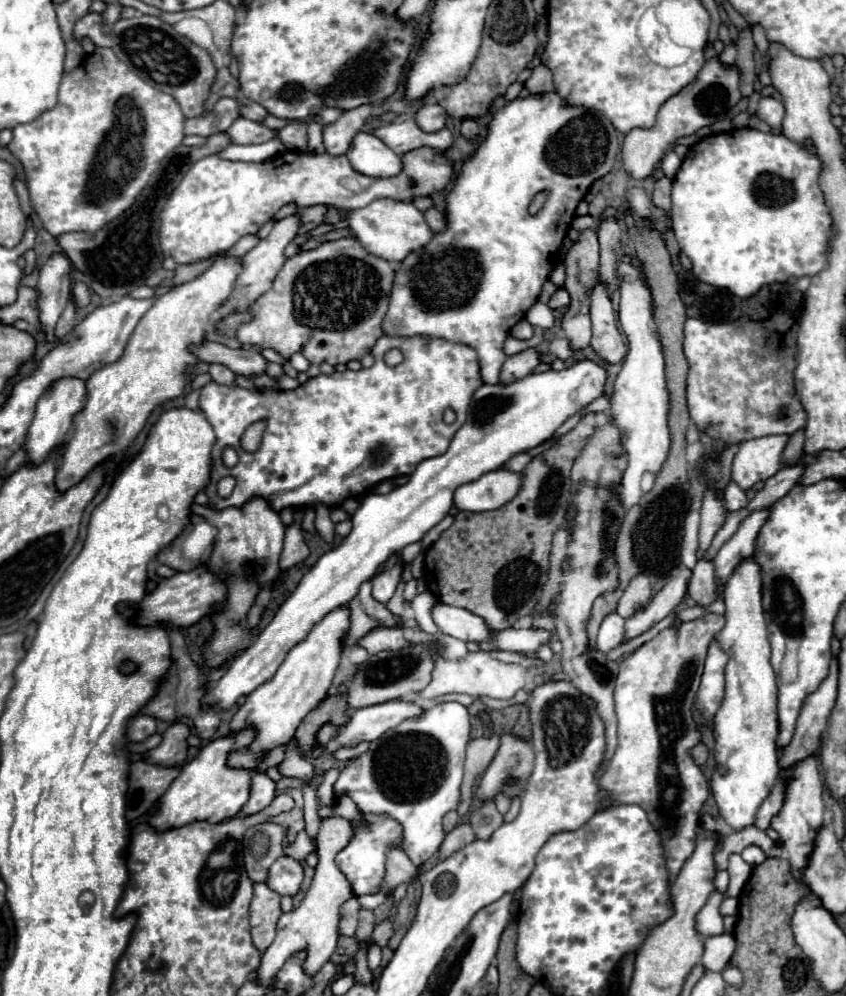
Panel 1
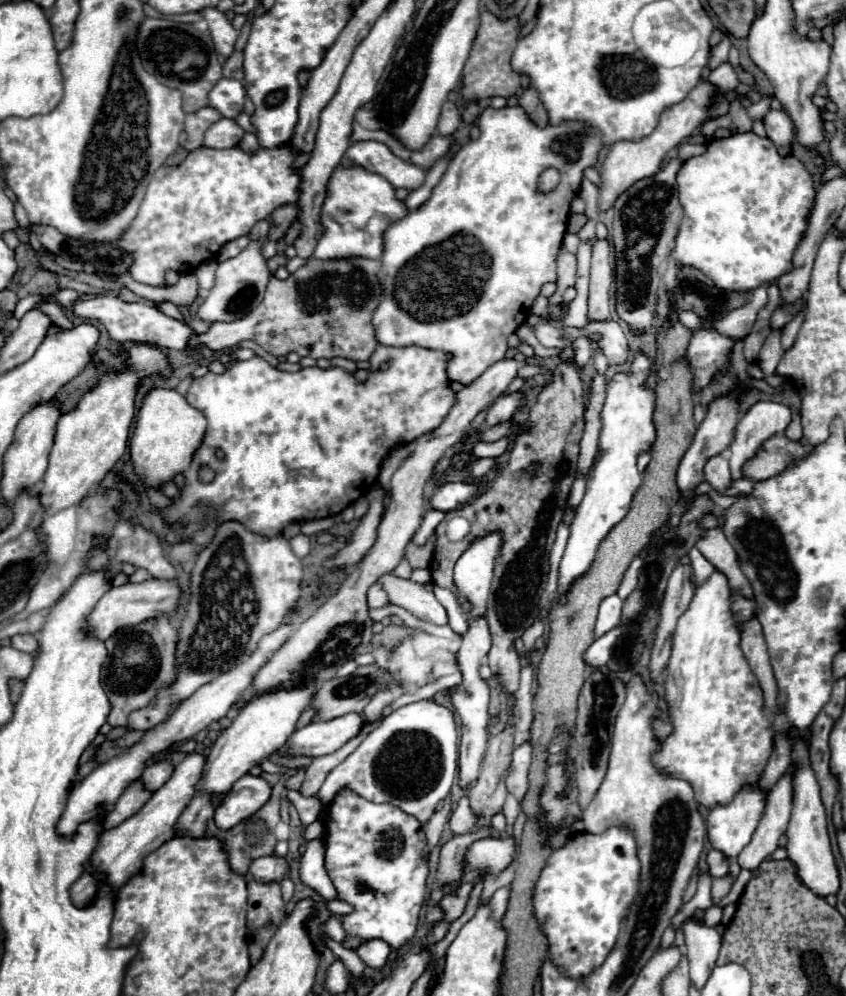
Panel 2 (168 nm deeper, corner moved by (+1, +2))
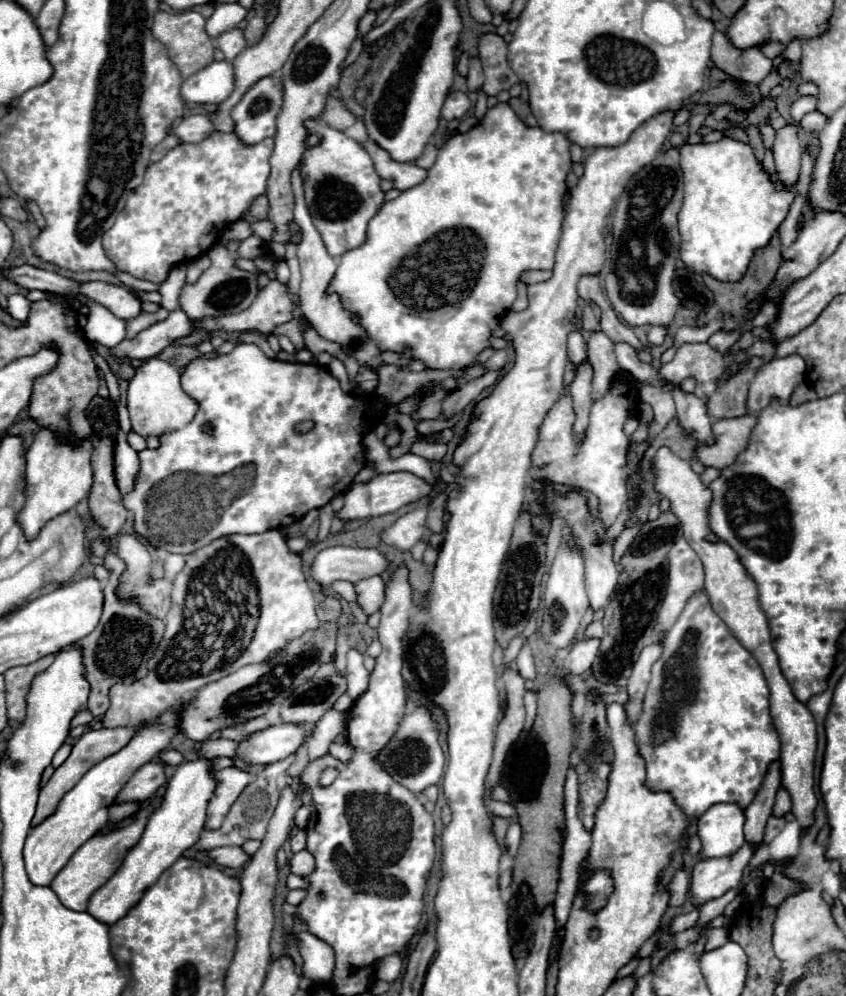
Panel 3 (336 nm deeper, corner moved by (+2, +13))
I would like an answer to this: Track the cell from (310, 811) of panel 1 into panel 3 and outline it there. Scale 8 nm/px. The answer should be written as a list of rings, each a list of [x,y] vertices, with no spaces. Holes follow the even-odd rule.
[[[301,850],[301,852],[293,854],[293,858],[289,860],[289,868],[297,876],[307,876],[315,870],[315,860],[307,850]]]

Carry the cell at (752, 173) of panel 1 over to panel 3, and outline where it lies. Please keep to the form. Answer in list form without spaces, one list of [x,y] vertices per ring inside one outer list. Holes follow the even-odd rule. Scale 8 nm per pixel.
[[[731,138],[695,146],[683,144],[679,150],[681,150],[681,168],[685,184],[685,198],[679,212],[681,260],[691,272],[709,274],[723,282],[737,282],[743,278],[753,252],[757,248],[763,248],[777,232],[779,224],[785,220],[789,206],[797,196],[797,186],[785,190],[781,184],[773,184],[769,180],[769,174],[755,160],[751,146]]]

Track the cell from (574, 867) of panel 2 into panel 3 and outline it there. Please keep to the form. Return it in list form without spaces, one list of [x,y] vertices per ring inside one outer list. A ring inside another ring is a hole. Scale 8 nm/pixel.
[[[605,870],[595,872],[595,874],[581,886],[581,890],[585,890],[585,892],[589,894],[589,908],[591,908],[591,910],[603,908],[607,896],[609,896],[611,890],[613,890],[613,882],[611,882],[609,872],[605,872]]]

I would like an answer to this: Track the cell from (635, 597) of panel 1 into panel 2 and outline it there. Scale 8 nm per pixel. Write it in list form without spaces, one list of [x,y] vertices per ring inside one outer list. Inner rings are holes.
[[[636,557],[636,559],[630,563],[630,567],[626,569],[624,579],[622,579],[620,587],[618,587],[618,597],[620,597],[622,601],[626,601],[626,597],[638,587],[638,575],[640,575],[640,569],[642,569],[642,559]]]

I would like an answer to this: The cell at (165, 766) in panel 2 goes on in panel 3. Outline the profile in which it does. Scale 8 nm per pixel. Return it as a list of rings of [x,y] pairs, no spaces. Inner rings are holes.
[[[147,762],[131,776],[131,780],[125,784],[125,788],[117,794],[115,804],[145,802],[151,796],[155,796],[165,786],[165,782],[167,782],[167,778],[163,772],[163,764]]]

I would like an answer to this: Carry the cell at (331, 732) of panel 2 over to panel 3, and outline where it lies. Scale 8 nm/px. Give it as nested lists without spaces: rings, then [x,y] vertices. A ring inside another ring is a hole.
[[[277,724],[265,730],[251,734],[249,738],[239,742],[237,758],[241,758],[249,766],[267,766],[287,758],[297,752],[301,742],[305,742],[305,732],[311,732],[311,726],[303,728],[297,724]]]

